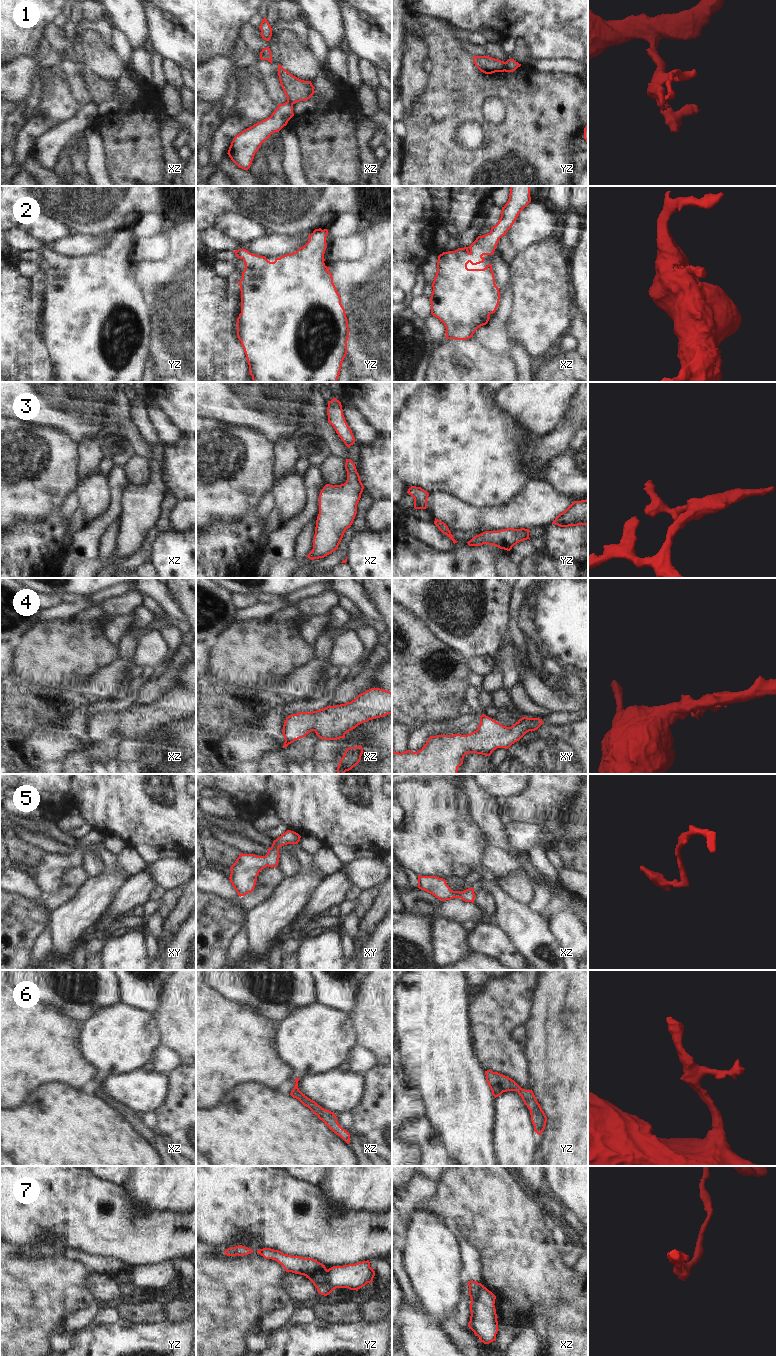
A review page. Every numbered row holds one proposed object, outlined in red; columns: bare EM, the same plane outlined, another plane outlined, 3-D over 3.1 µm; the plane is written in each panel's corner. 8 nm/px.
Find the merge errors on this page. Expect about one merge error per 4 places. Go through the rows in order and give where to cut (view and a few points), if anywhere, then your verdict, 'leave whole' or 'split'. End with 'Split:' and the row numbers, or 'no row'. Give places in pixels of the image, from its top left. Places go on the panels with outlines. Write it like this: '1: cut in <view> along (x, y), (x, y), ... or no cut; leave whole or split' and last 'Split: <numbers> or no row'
1: cut in yz along (504, 62), (505, 70); split
2: no cut; leave whole
3: no cut; leave whole
4: cut in xz along (344, 734), (341, 737); split
5: no cut; leave whole
6: no cut; leave whole
7: cut in yz along (328, 1270), (326, 1279), (321, 1284), (315, 1286); split
Split: 1, 4, 7

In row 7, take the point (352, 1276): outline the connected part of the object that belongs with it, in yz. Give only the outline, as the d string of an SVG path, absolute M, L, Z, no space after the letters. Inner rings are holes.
M369 1260L334 1266L328 1269L327 1279L323 1284L317 1285L319 1294L327 1296L336 1288L348 1288L358 1291L367 1283L372 1283L375 1271L370 1267Z

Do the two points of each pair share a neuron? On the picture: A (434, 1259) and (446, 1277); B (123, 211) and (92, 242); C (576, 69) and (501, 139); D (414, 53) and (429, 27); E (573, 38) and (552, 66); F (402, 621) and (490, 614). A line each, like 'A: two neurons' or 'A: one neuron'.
A: one neuron
B: two neurons
C: two neurons
D: two neurons
E: two neurons
F: two neurons

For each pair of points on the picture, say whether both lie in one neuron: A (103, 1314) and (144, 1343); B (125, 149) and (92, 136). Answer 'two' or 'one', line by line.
A: two
B: two

